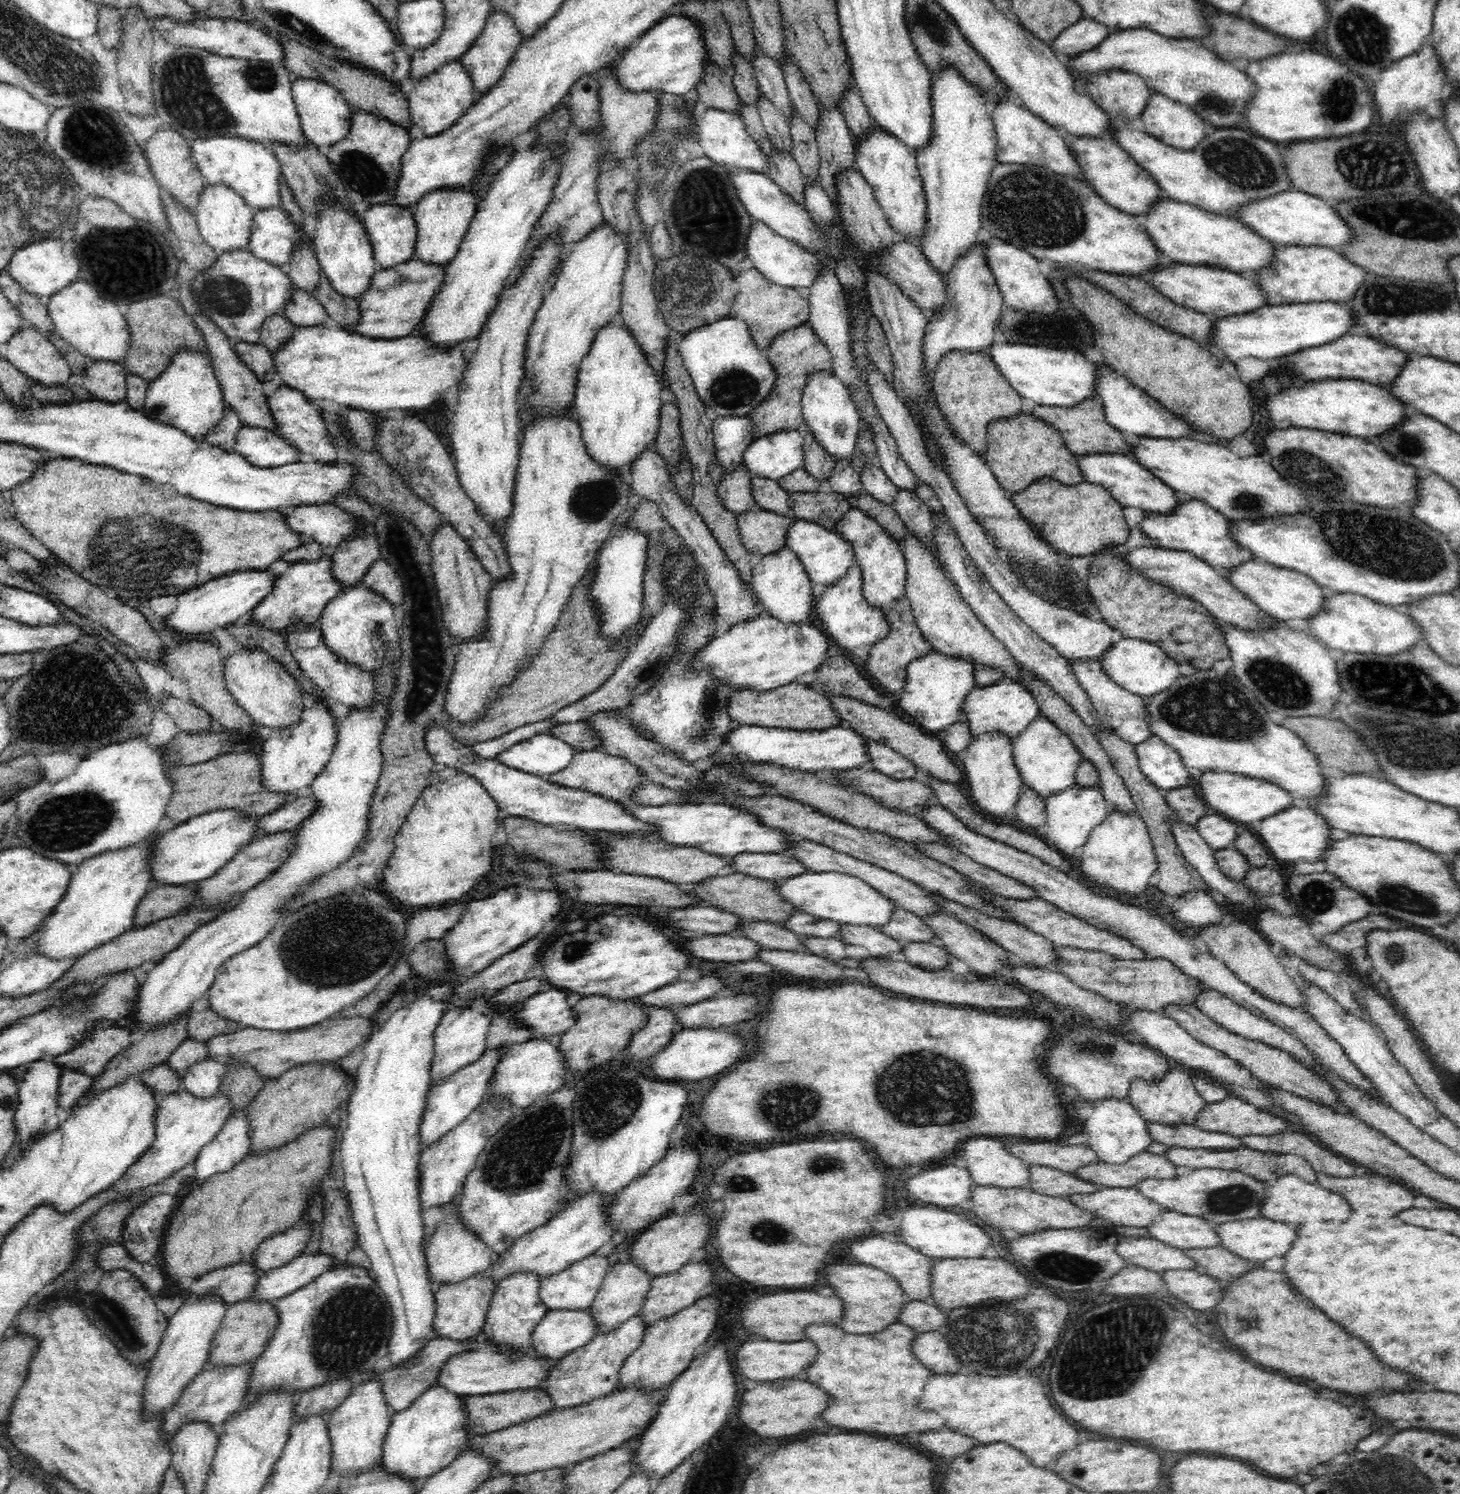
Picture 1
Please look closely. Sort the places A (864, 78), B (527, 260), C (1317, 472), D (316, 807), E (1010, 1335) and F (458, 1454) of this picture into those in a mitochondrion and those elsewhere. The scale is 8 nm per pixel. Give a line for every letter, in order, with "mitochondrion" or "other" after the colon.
A: other
B: other
C: mitochondrion
D: other
E: mitochondrion
F: other

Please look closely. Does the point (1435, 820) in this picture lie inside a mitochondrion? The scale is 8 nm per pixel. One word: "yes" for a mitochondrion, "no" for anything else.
no

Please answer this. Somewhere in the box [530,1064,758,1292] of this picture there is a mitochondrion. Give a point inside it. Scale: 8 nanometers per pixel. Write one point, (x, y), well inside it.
(610, 1101)

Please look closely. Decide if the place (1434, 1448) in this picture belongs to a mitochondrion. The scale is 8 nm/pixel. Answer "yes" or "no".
no

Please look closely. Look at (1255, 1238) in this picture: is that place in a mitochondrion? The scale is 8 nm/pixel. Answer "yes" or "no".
no

